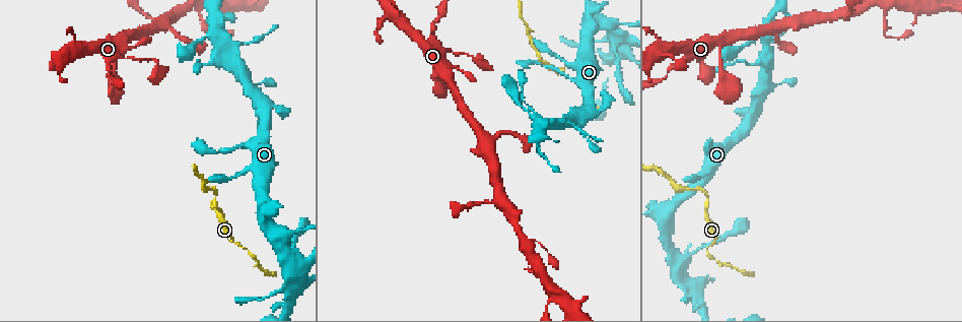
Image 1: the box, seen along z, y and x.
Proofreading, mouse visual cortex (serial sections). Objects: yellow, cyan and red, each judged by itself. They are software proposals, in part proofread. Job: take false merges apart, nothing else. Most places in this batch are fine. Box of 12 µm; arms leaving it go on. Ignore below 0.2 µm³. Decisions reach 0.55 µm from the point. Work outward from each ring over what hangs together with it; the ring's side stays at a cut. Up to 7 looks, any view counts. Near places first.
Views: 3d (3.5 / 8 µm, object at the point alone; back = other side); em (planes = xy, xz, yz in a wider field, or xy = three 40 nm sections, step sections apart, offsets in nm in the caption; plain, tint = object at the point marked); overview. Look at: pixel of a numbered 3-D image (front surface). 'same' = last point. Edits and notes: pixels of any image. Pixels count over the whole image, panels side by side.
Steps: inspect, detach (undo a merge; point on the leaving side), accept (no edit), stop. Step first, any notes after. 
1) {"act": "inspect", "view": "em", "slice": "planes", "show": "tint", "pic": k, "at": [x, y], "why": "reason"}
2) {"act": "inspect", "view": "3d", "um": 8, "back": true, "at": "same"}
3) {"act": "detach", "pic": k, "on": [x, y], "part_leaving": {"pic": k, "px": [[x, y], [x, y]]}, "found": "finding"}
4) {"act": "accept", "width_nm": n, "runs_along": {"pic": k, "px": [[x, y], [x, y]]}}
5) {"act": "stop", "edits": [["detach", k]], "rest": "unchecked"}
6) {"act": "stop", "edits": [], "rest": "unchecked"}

{"act": "inspect", "view": "em", "slice": "planes", "show": "tint", "pic": 1, "at": [706, 194], "why": "sharp bend"}

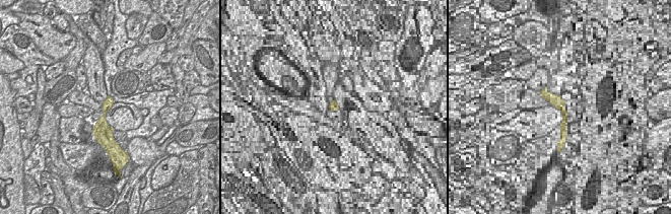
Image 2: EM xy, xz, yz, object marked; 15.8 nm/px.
{"act": "inspect", "view": "3d", "um": 3.5, "at": "same"}

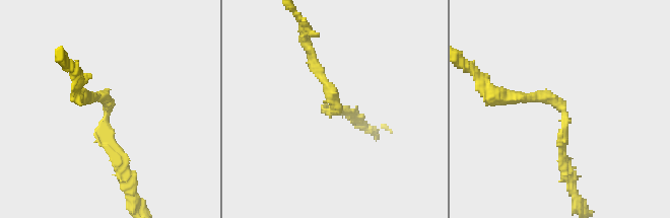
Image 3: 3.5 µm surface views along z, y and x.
{"act": "accept", "runs_along": {"pic": 3, "px": [[567, 166], [562, 107], [505, 95]]}, "found": "all the same cell"}

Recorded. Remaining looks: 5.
{"act": "inspect", "view": "3d", "um": 3.5, "pic": 1, "at": [437, 21]}

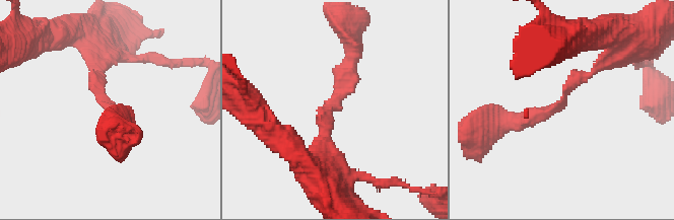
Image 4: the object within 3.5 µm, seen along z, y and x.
{"act": "inspect", "view": "em", "slice": "xy", "step": 1, "show": "tint", "pic": 4, "at": [102, 98], "arm_widths_nm": [200, 250], "why": "need the tissue"}

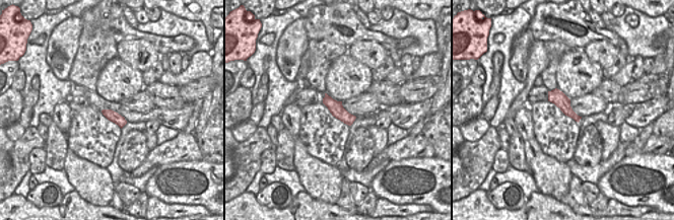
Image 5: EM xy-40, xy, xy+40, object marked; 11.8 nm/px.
{"act": "accept", "width_nm": 170, "runs_along": {"pic": 4, "px": [[612, 59], [579, 77], [555, 108], [512, 121]]}, "found": "all the same cell"}

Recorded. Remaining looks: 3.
{"act": "inspect", "view": "3d", "um": 8, "pic": 1, "at": [178, 13], "why": "calibre changes"}

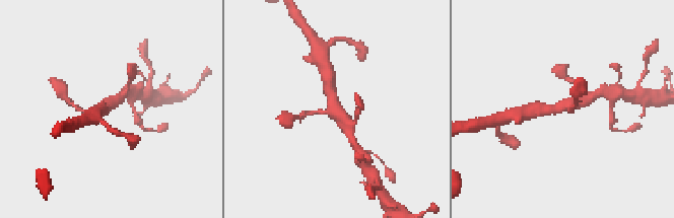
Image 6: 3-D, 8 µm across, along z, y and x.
{"act": "inspect", "view": "em", "slice": "planes", "show": "tint", "pic": 6, "at": [108, 105], "arms": 3, "arm_widths_nm": [150, 350, 400]}

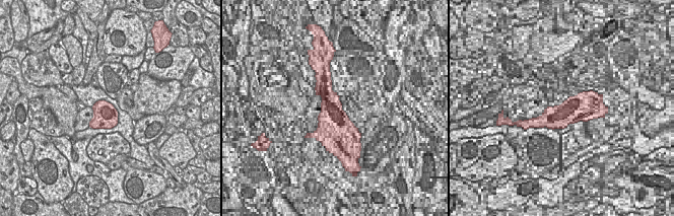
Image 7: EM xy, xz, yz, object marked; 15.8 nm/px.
{"act": "accept", "runs_along": {"pic": 6, "px": [[329, 83], [335, 110], [349, 132]]}, "found": "continuous, no second cell"}

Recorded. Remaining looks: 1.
{"act": "stop", "edits": [], "rest": "unchecked"}

